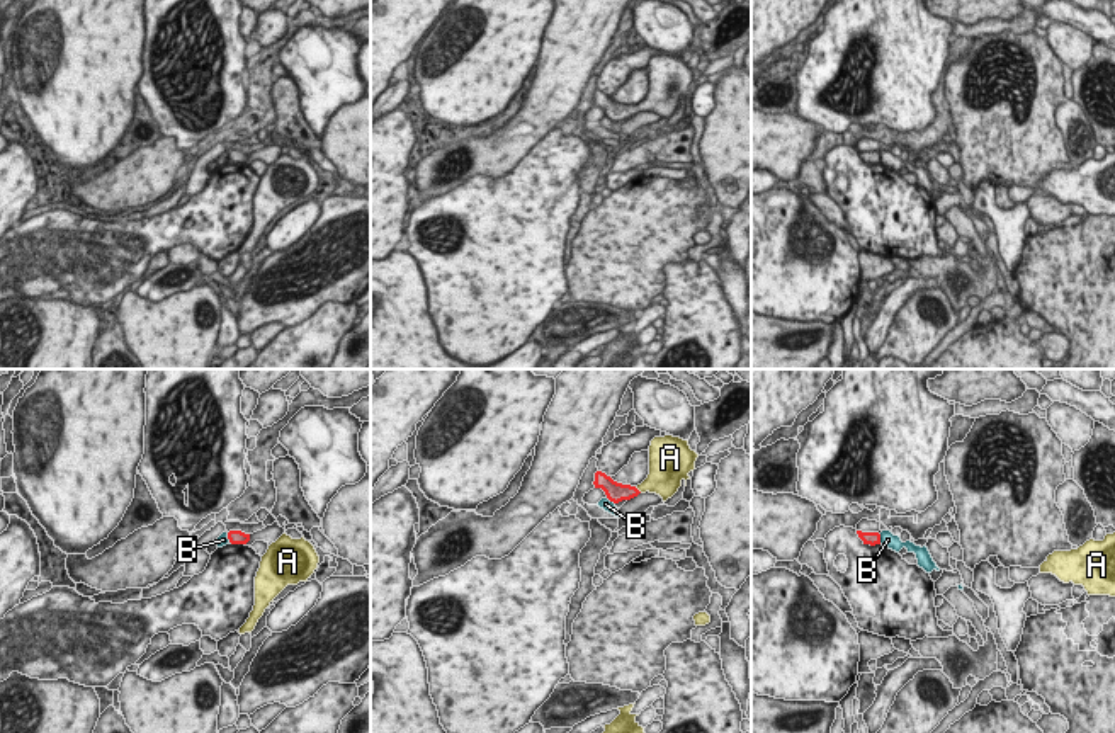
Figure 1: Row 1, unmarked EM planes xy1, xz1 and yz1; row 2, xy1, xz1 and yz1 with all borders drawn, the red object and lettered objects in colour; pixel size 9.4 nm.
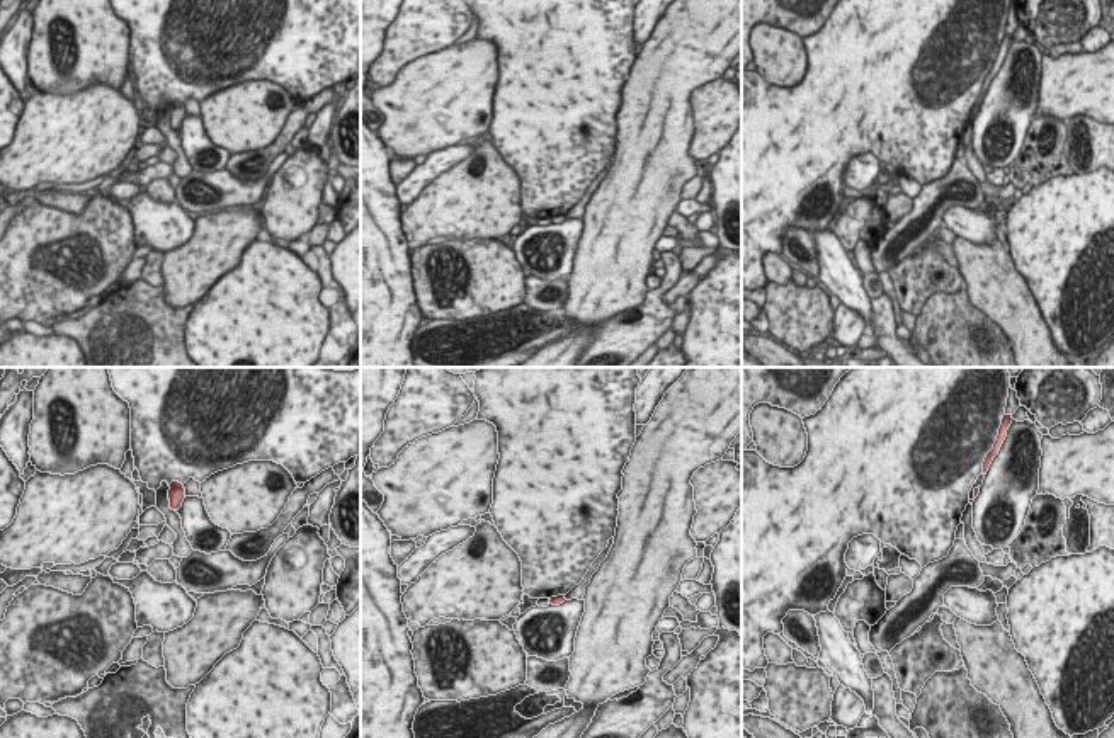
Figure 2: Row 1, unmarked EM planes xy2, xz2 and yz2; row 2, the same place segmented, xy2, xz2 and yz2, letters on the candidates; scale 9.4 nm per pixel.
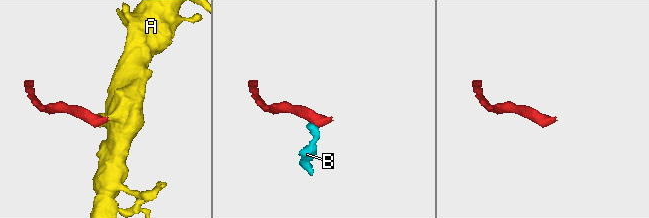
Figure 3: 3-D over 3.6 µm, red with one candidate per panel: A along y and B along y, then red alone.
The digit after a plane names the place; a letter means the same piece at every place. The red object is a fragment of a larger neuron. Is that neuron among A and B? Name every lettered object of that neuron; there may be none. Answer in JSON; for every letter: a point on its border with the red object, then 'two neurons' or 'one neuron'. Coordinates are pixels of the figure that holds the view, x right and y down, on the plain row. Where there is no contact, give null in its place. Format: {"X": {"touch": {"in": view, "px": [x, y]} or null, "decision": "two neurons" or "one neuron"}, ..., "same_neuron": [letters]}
{"A": {"touch": {"in": "xz1", "px": [636, 107]}, "decision": "one neuron"}, "B": {"touch": {"in": "yz1", "px": [879, 159]}, "decision": "two neurons"}, "same_neuron": ["A"]}

